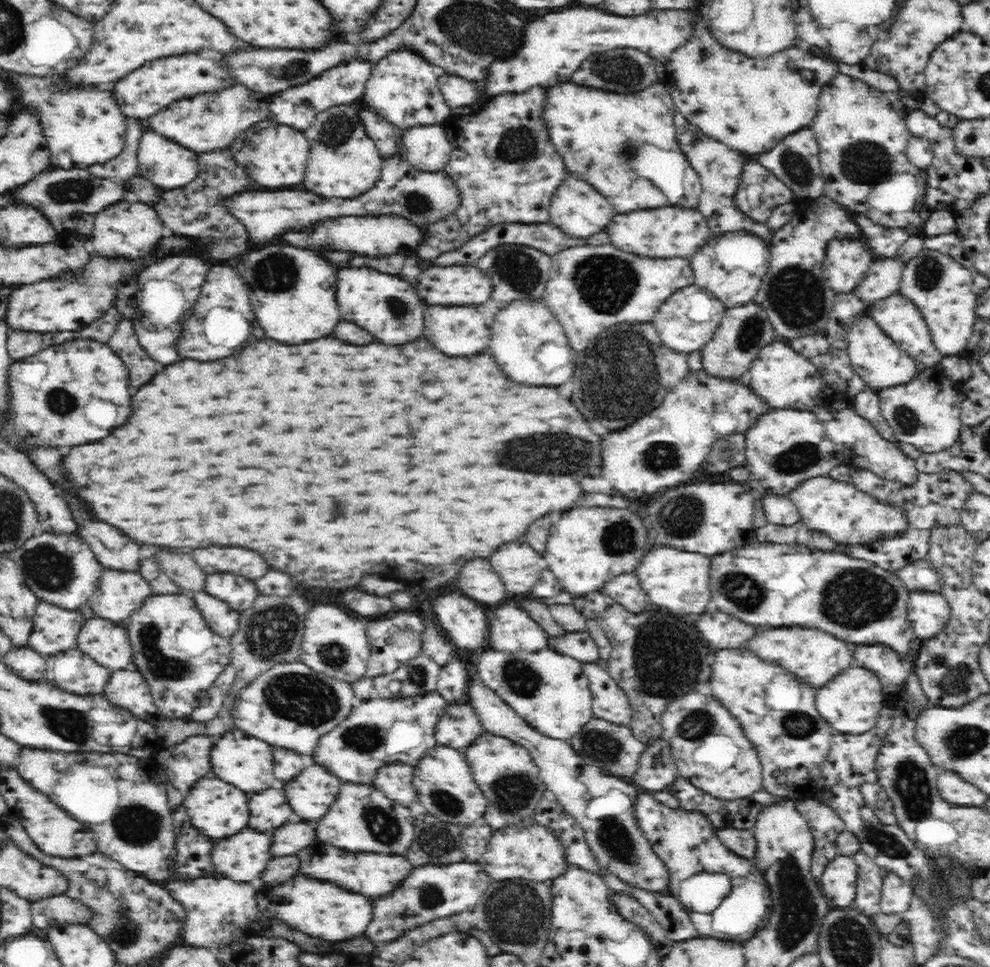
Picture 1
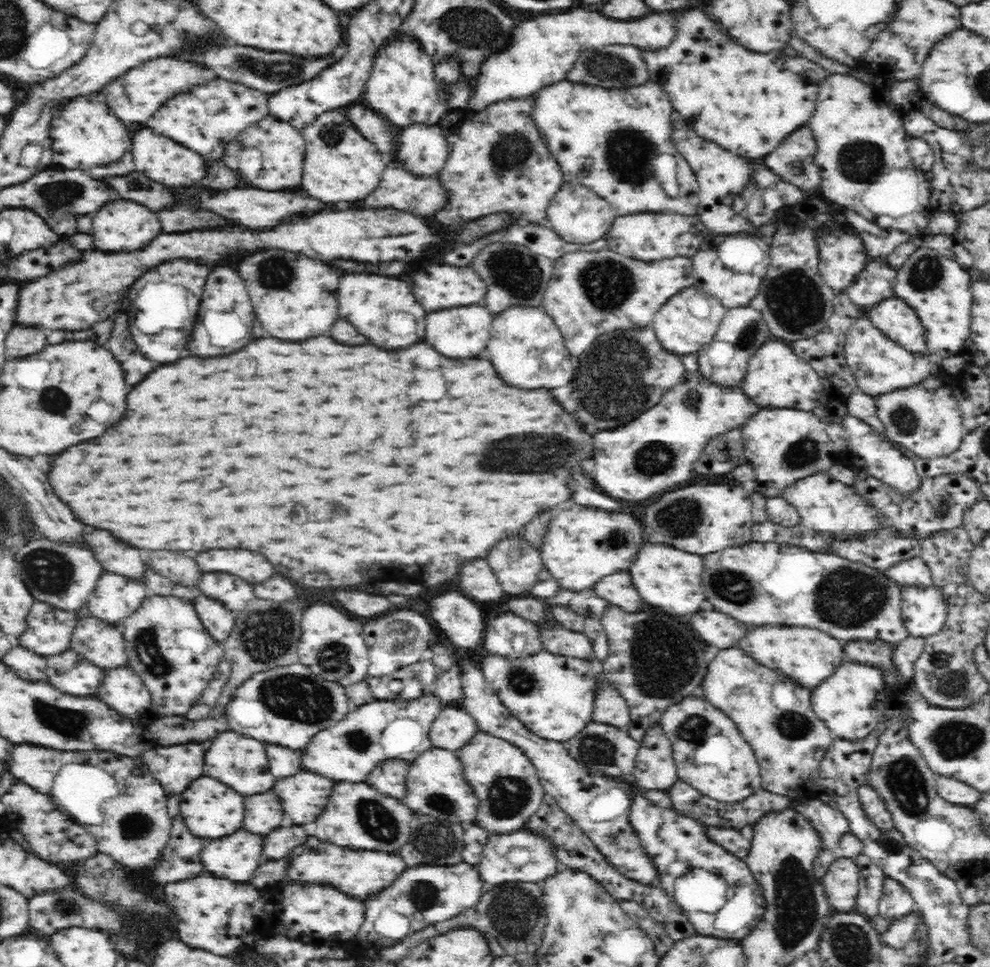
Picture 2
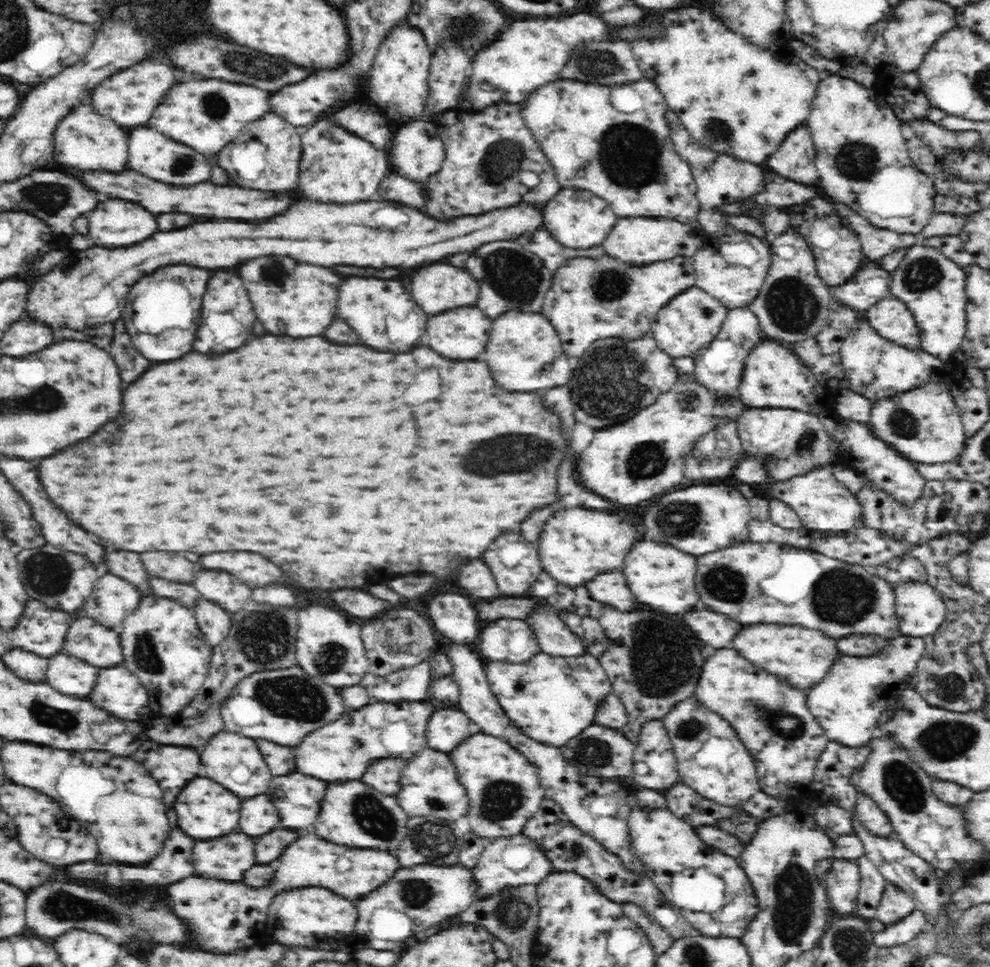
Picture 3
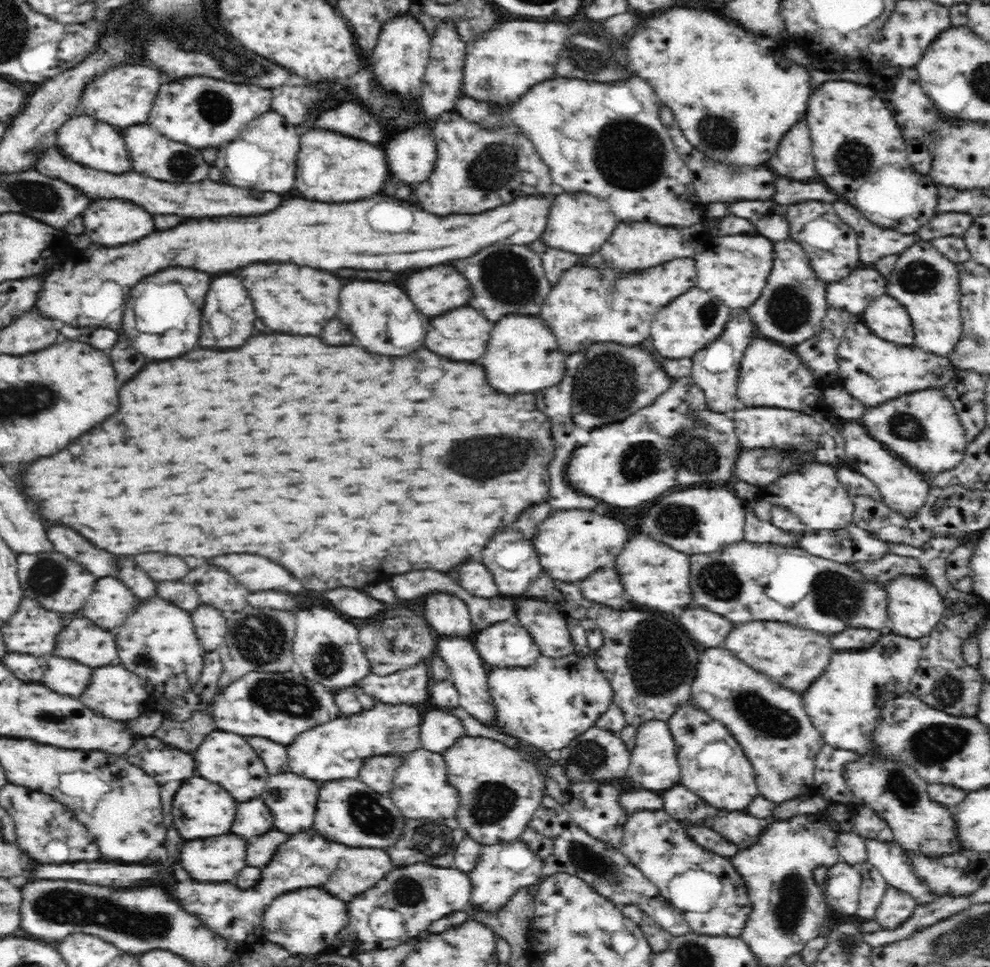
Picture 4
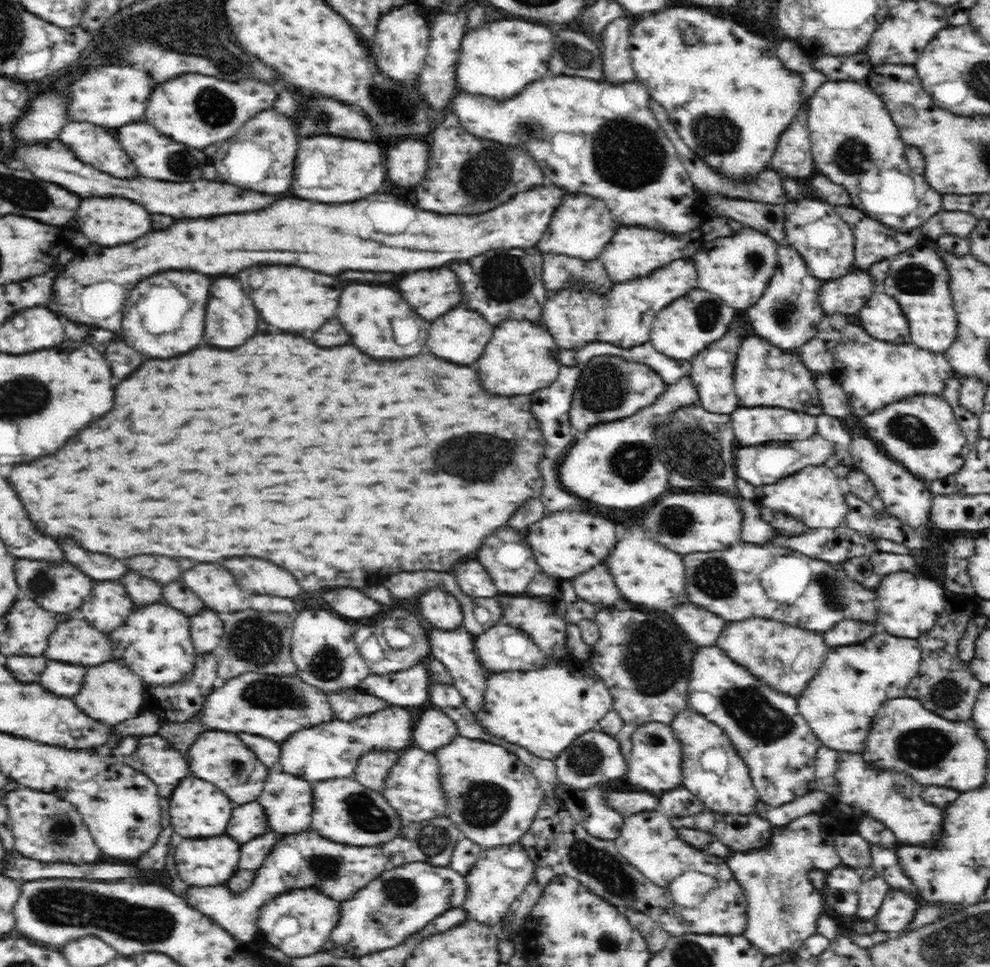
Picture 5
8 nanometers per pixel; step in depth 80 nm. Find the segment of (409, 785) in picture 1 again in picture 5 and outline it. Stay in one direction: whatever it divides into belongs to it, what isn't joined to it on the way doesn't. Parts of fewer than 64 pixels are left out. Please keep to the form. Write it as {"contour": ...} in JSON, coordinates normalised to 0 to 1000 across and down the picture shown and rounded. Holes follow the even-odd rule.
{"contour":[[[390,776],[389,779],[373,778],[366,782],[356,805],[374,817],[386,820],[390,815],[390,805],[404,785],[404,779]]]}

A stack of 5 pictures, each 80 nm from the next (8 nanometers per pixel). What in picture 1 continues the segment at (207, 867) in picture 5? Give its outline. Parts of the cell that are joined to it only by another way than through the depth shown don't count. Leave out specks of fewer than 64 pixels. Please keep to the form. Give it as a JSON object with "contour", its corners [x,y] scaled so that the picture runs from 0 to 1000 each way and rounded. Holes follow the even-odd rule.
{"contour":[[[248,856],[234,867],[220,869],[214,881],[222,906],[259,915],[264,915],[267,900],[275,887],[275,865],[257,860],[255,856]]]}

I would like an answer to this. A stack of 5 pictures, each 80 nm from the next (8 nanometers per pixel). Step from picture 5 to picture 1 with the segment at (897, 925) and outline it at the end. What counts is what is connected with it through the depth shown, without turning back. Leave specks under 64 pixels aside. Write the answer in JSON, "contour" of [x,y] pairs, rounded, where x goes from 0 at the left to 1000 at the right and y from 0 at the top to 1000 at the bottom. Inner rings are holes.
{"contour":[[[893,901],[890,918],[890,943],[911,945],[919,937],[922,916],[901,901]]]}

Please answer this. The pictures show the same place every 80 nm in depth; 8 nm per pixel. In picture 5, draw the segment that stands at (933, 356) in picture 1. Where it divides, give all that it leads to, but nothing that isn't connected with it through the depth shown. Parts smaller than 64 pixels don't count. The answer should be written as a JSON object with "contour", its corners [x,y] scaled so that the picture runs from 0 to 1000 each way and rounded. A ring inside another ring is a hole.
{"contour":[[[891,301],[886,302],[867,323],[869,336],[883,350],[895,354],[919,355],[917,328],[909,313]]]}

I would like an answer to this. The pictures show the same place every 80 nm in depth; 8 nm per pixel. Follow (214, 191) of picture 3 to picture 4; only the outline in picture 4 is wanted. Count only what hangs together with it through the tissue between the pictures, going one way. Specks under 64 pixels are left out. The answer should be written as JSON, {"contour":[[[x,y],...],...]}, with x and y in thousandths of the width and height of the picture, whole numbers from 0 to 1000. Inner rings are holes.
{"contour":[[[57,153],[41,155],[34,158],[35,161],[44,159],[36,168],[36,176],[41,180],[67,184],[67,188],[75,188],[75,192],[83,192],[87,201],[93,205],[123,205],[133,207],[135,211],[143,213],[145,217],[154,221],[184,221],[194,225],[222,225],[222,223],[267,223],[271,219],[277,219],[285,209],[287,203],[277,199],[261,199],[261,196],[246,196],[230,190],[218,190],[214,186],[206,186],[200,190],[172,190],[172,188],[160,188],[156,184],[145,184],[139,178],[127,178],[127,180],[107,180],[107,178],[95,178],[95,176],[83,176],[83,172],[75,172],[75,168],[63,165]]]}

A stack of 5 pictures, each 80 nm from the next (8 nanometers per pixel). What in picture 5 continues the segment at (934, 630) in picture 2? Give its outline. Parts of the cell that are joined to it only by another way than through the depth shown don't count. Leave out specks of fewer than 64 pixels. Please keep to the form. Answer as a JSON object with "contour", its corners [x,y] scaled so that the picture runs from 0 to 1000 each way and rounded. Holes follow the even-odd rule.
{"contour":[[[906,592],[899,594],[885,607],[889,616],[889,648],[903,658],[927,661],[948,646],[951,636],[956,633],[956,620],[952,603],[934,593]]]}

